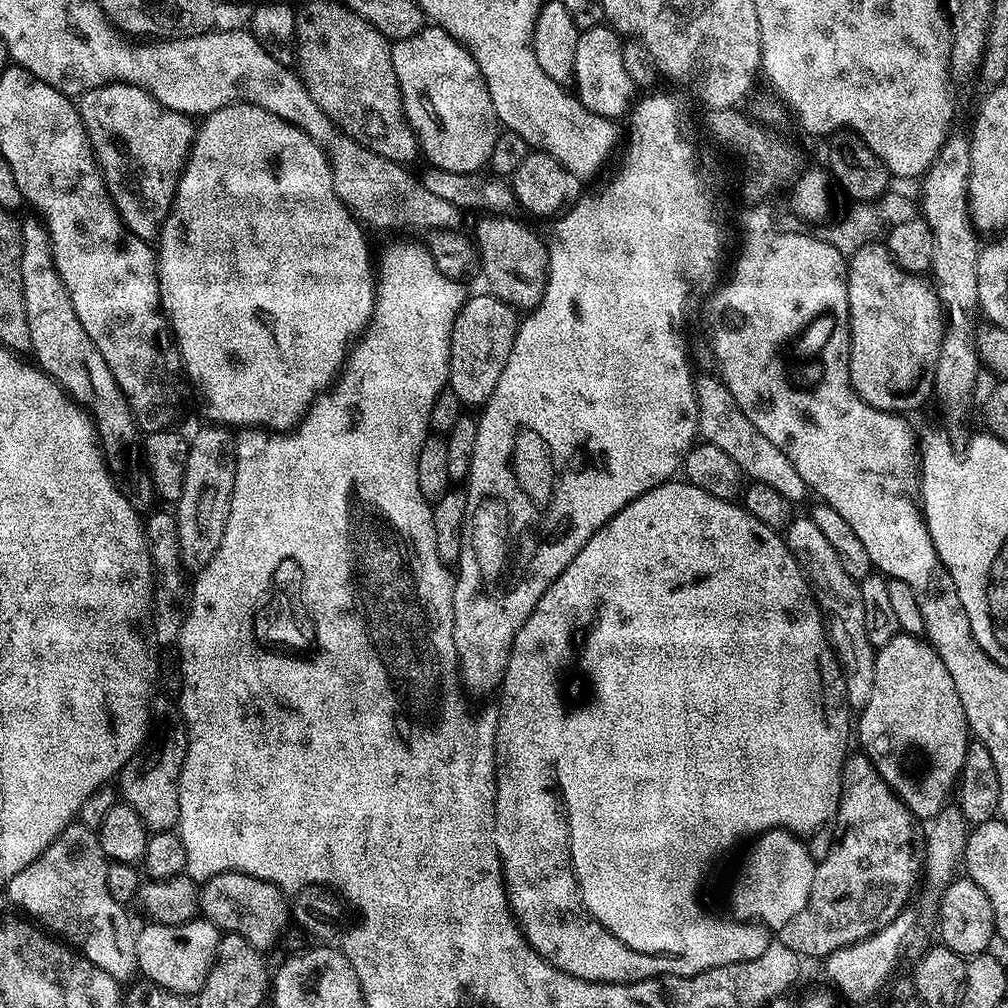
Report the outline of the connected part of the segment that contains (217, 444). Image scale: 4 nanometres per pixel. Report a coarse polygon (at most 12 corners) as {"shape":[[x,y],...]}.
{"shape":[[233,433],[191,437],[174,504],[180,561],[202,571],[223,545]]}

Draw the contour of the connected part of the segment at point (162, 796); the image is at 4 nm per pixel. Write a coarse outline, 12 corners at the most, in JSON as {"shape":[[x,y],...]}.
{"shape":[[153,695],[118,792],[152,832],[180,823],[188,749],[179,703]]}

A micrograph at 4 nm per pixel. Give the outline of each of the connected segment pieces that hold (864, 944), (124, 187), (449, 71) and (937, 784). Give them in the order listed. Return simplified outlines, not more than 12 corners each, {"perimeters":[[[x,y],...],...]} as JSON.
{"perimeters":[[[911,907],[823,961],[848,1000],[888,979],[916,928]],[[146,89],[78,107],[122,222],[155,241],[193,121]],[[445,28],[395,41],[404,113],[427,163],[479,173],[498,121]],[[898,634],[858,716],[913,816],[943,811],[970,733],[946,662]]]}

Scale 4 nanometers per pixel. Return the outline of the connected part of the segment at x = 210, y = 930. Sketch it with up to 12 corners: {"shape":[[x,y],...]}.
{"shape":[[203,918],[136,932],[147,983],[195,997],[222,935]]}

